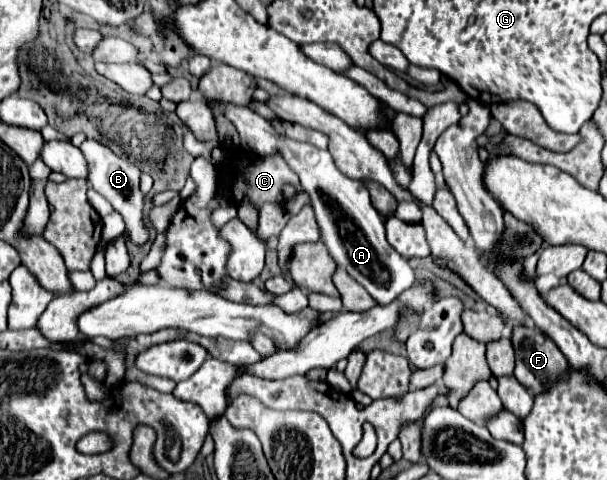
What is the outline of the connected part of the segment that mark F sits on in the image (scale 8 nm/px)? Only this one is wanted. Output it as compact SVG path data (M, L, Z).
M517 325L511 331L511 343L517 355L517 365L515 365L515 377L533 391L533 395L549 389L549 383L553 383L557 377L561 377L567 369L567 359L565 355L559 351L559 347L537 327L533 325Z

